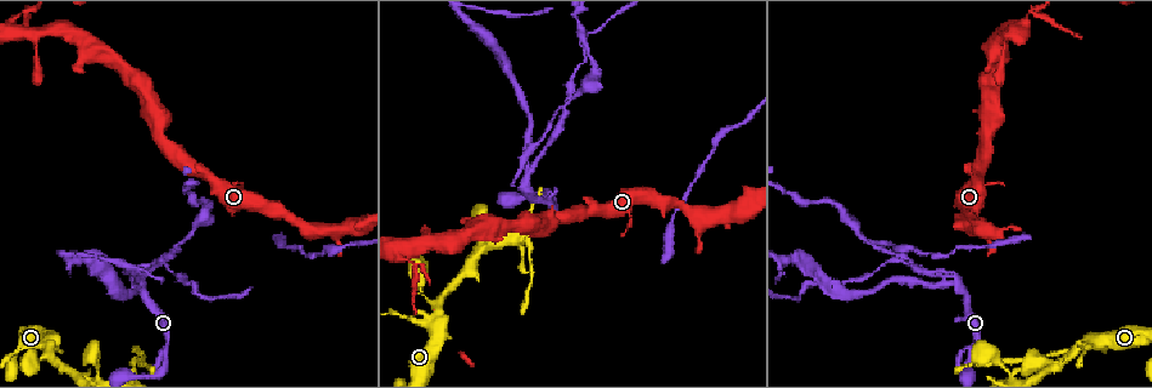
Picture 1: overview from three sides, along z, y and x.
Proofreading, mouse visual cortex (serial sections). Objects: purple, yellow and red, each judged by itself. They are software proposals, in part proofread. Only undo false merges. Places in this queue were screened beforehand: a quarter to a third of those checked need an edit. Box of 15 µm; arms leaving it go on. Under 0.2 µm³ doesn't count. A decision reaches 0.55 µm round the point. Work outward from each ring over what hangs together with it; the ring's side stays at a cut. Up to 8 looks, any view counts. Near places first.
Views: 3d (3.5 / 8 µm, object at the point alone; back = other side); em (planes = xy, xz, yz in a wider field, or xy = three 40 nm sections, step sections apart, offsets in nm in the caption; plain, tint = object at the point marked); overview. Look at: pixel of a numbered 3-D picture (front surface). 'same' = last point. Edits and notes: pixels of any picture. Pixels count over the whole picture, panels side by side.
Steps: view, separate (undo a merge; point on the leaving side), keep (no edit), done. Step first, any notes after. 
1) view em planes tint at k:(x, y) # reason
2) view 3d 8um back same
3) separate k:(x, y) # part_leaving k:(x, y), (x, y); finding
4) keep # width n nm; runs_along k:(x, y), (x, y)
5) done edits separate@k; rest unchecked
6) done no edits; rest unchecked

view 3d 3.5um at 1:(1013, 373) # thick turns thin

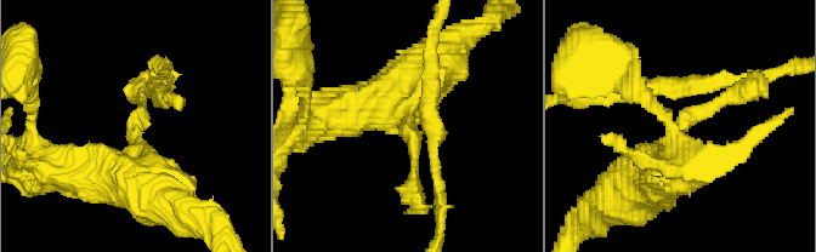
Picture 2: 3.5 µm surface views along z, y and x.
view em xy step 5 tint at 2:(684, 121)

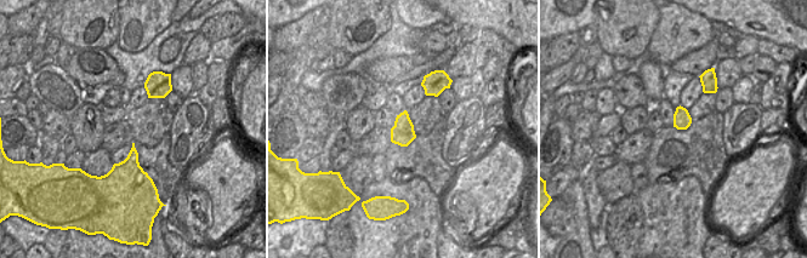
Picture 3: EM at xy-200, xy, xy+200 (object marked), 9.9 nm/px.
separate 2:(695, 86) # two cells meet here

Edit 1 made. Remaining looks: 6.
view 3d 3.5um at 1:(11, 23) # sharp bend

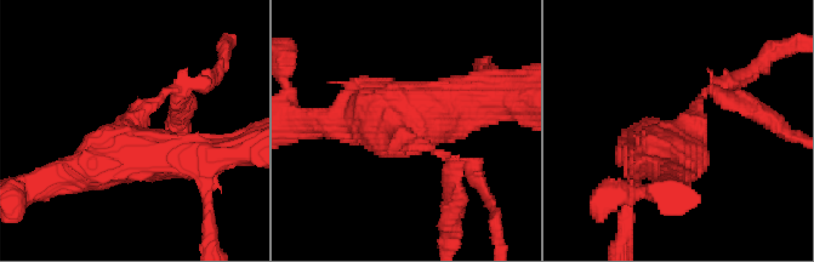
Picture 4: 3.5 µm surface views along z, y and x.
view em xy step 1 tint at 4:(692, 129) # need the tissue

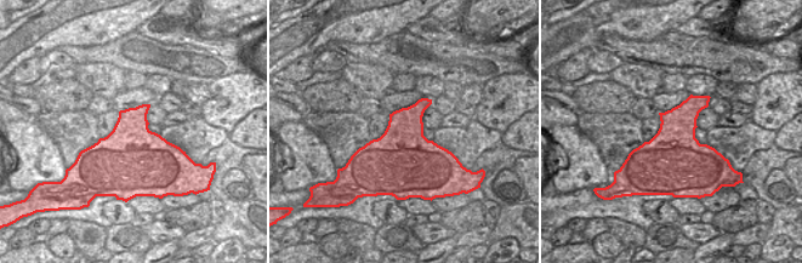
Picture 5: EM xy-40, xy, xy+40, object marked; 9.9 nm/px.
keep # runs_along 4:(647, 149), (675, 153), (706, 90); one cell here

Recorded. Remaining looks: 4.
done edits separate@2; rest unchecked

